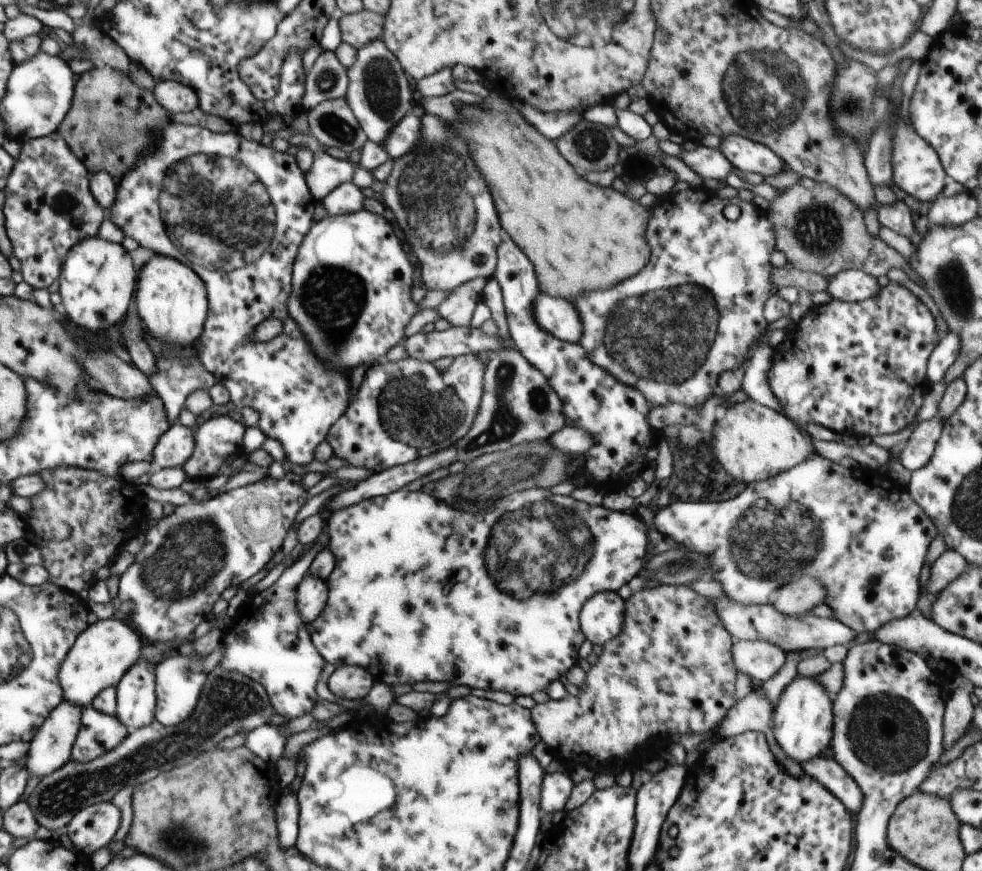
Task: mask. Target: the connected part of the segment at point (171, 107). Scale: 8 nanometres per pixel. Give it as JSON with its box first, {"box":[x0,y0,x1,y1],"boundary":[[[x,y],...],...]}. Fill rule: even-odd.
{"box":[153,81,200,113],"boundary":[[[162,81],[156,84],[153,92],[158,104],[169,113],[192,112],[200,107],[200,98],[189,85],[178,81]]]}

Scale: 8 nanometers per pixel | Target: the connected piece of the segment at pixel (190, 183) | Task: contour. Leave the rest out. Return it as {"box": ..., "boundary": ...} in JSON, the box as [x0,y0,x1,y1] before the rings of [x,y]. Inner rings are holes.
{"box":[109,121,351,470],"boundary":[[[170,121],[161,129],[160,133],[154,136],[153,141],[154,144],[148,148],[146,155],[142,156],[136,166],[130,168],[128,174],[124,175],[118,182],[117,195],[112,208],[109,210],[110,220],[122,230],[125,236],[134,238],[139,246],[195,267],[198,276],[201,277],[202,282],[206,285],[209,302],[203,333],[197,342],[200,345],[197,348],[200,362],[204,364],[204,368],[210,371],[218,382],[224,384],[230,394],[230,401],[233,402],[238,410],[244,406],[250,406],[250,408],[254,408],[259,412],[259,427],[268,437],[279,440],[284,452],[286,452],[286,459],[296,465],[296,470],[300,470],[316,458],[318,444],[325,440],[327,432],[334,422],[346,412],[351,401],[350,380],[347,373],[344,372],[342,374],[342,372],[336,372],[334,368],[326,368],[326,364],[322,364],[322,360],[318,360],[318,356],[310,348],[310,342],[306,340],[306,336],[302,334],[298,324],[288,314],[288,304],[286,304],[290,300],[290,292],[292,292],[292,271],[294,262],[296,262],[296,255],[304,236],[312,226],[312,216],[314,216],[314,210],[318,202],[312,196],[305,179],[305,173],[300,170],[295,156],[288,154],[286,151],[276,151],[271,146],[248,140],[236,128],[223,134],[212,132],[200,125],[184,125]],[[268,319],[280,320],[284,324],[284,330],[282,330],[282,334],[278,334],[272,340],[260,341],[256,336],[257,328]]]}

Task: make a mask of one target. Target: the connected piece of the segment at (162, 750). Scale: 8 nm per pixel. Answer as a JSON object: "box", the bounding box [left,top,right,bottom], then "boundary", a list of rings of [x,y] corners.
{"box":[28,665,274,833],"boundary":[[[217,665],[208,673],[196,710],[184,723],[168,727],[154,719],[148,727],[132,731],[120,746],[92,762],[82,764],[70,760],[38,782],[28,796],[28,804],[40,825],[59,833],[83,808],[111,801],[123,788],[134,789],[161,773],[171,771],[174,766],[192,763],[198,754],[206,752],[208,740],[218,744],[220,738],[230,738],[240,732],[248,734],[252,729],[269,724],[274,713],[269,693],[263,685],[250,676],[226,672],[226,668]]]}

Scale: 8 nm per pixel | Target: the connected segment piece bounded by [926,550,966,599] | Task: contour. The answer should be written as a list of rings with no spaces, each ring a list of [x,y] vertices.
[[[954,550],[944,552],[934,564],[932,564],[932,574],[928,580],[928,590],[926,594],[933,599],[942,588],[946,588],[946,584],[950,584],[950,580],[956,580],[958,574],[966,572],[966,560],[960,558],[960,554],[956,554]]]

